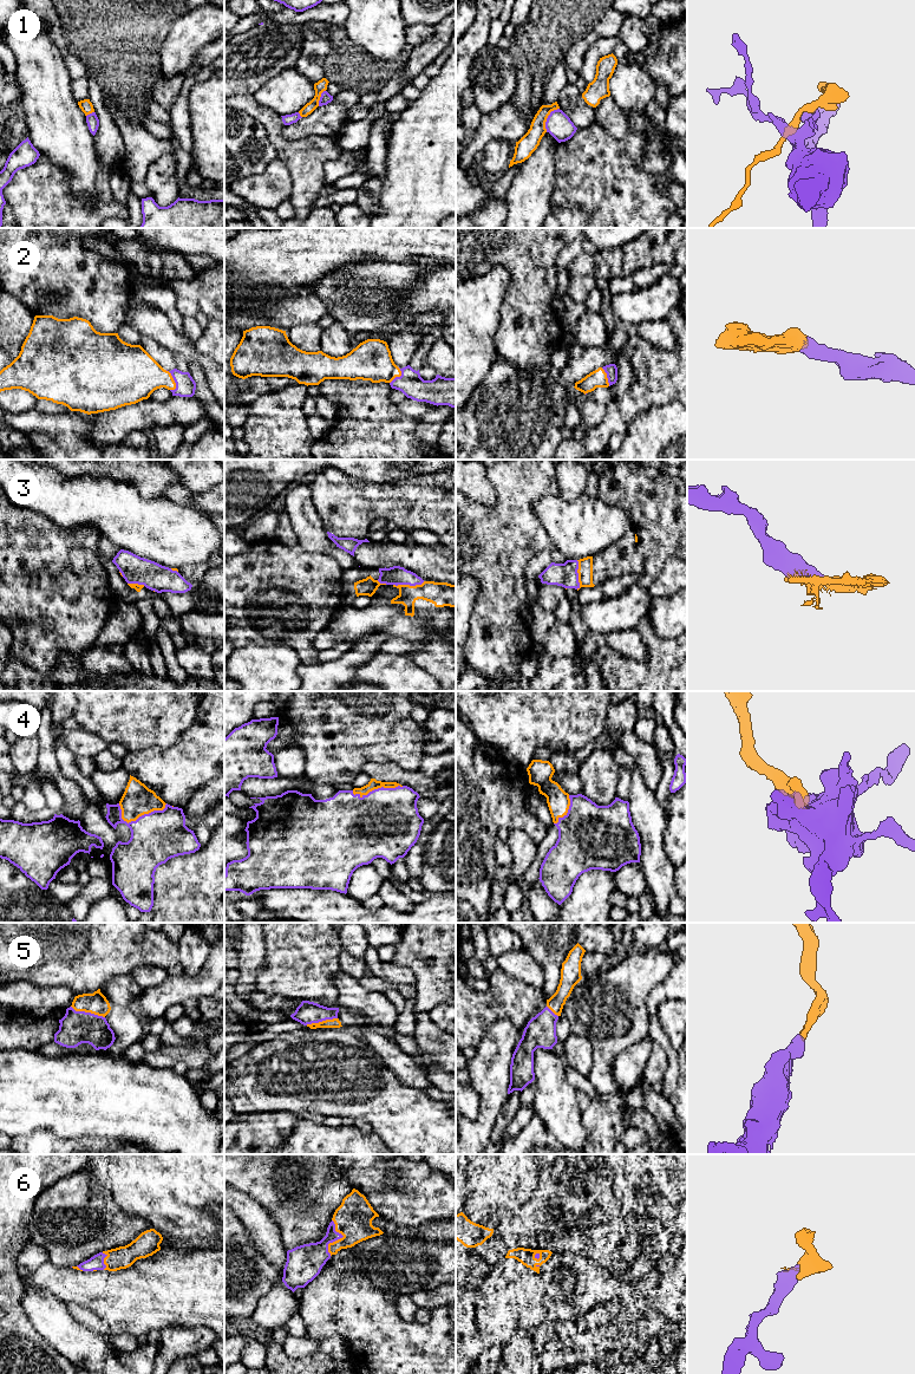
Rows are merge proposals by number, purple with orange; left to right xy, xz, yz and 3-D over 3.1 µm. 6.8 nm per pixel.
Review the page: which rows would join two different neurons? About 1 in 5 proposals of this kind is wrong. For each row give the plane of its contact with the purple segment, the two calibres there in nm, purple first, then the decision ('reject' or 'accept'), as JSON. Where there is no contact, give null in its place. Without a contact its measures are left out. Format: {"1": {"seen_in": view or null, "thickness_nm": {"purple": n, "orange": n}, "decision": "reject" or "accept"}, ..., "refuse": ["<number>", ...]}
{"1": {"seen_in": "yz", "thickness_nm": {"purple": 170, "orange": 120}, "decision": "reject"}, "2": {"seen_in": "xy", "thickness_nm": {"purple": 140, "orange": 300}, "decision": "accept"}, "3": {"seen_in": "xz", "thickness_nm": {"purple": 130, "orange": 160}, "decision": "accept"}, "4": {"seen_in": "xy", "thickness_nm": {"purple": 340, "orange": 220}, "decision": "accept"}, "5": {"seen_in": "xy", "thickness_nm": {"purple": 220, "orange": 150}, "decision": "accept"}, "6": {"seen_in": "xz", "thickness_nm": {"purple": 200, "orange": 260}, "decision": "accept"}, "refuse": ["1"]}

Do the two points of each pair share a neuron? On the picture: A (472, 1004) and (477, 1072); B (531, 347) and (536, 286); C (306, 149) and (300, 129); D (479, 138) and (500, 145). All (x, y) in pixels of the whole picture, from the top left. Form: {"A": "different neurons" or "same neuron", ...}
{"A": "different neurons", "B": "same neuron", "C": "different neurons", "D": "different neurons"}

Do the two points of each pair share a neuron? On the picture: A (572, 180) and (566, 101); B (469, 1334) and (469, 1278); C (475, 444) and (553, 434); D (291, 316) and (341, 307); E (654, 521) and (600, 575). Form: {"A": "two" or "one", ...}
{"A": "two", "B": "one", "C": "one", "D": "two", "E": "one"}

